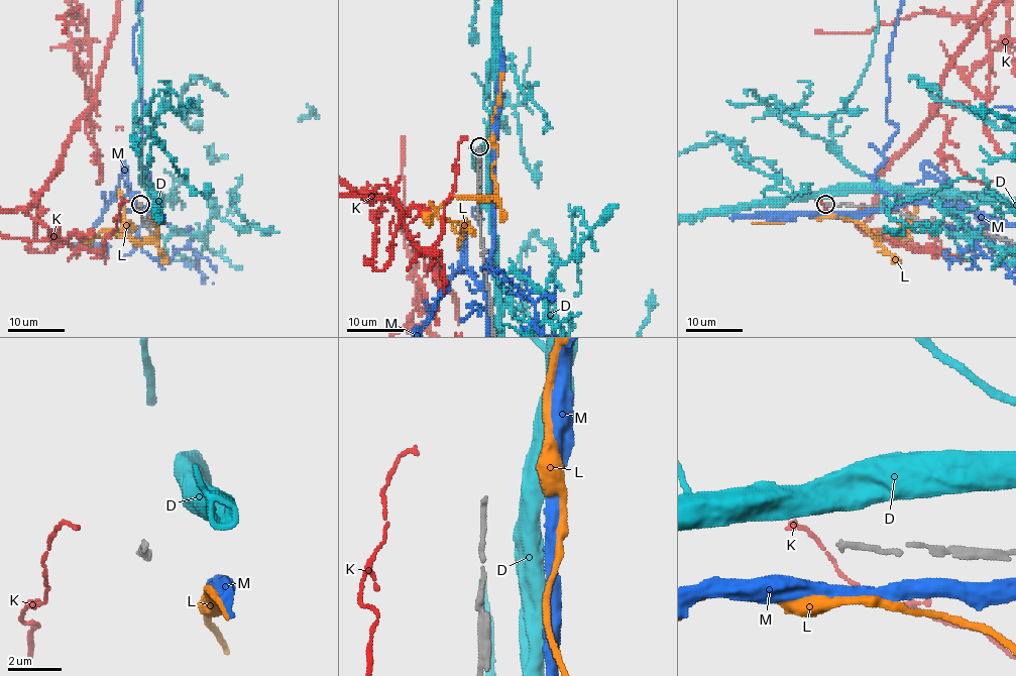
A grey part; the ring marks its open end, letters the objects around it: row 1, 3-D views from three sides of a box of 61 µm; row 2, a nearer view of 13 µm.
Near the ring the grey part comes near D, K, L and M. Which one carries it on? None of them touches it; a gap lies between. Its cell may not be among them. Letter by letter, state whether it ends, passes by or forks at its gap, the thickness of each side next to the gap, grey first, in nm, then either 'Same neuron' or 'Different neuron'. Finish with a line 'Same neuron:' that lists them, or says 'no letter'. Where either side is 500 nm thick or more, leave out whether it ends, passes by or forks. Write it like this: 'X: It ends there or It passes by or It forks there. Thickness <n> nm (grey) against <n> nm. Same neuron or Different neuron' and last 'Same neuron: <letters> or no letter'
D: Thickness 200 nm (grey) against 750 nm. Different neuron
K: It ends there. Thickness 200 nm (grey) against 130 nm. Different neuron
L: It passes by. Thickness 200 nm (grey) against 400 nm. Different neuron
M: It passes by. Thickness 200 nm (grey) against 480 nm. Different neuron
Same neuron: no letter

